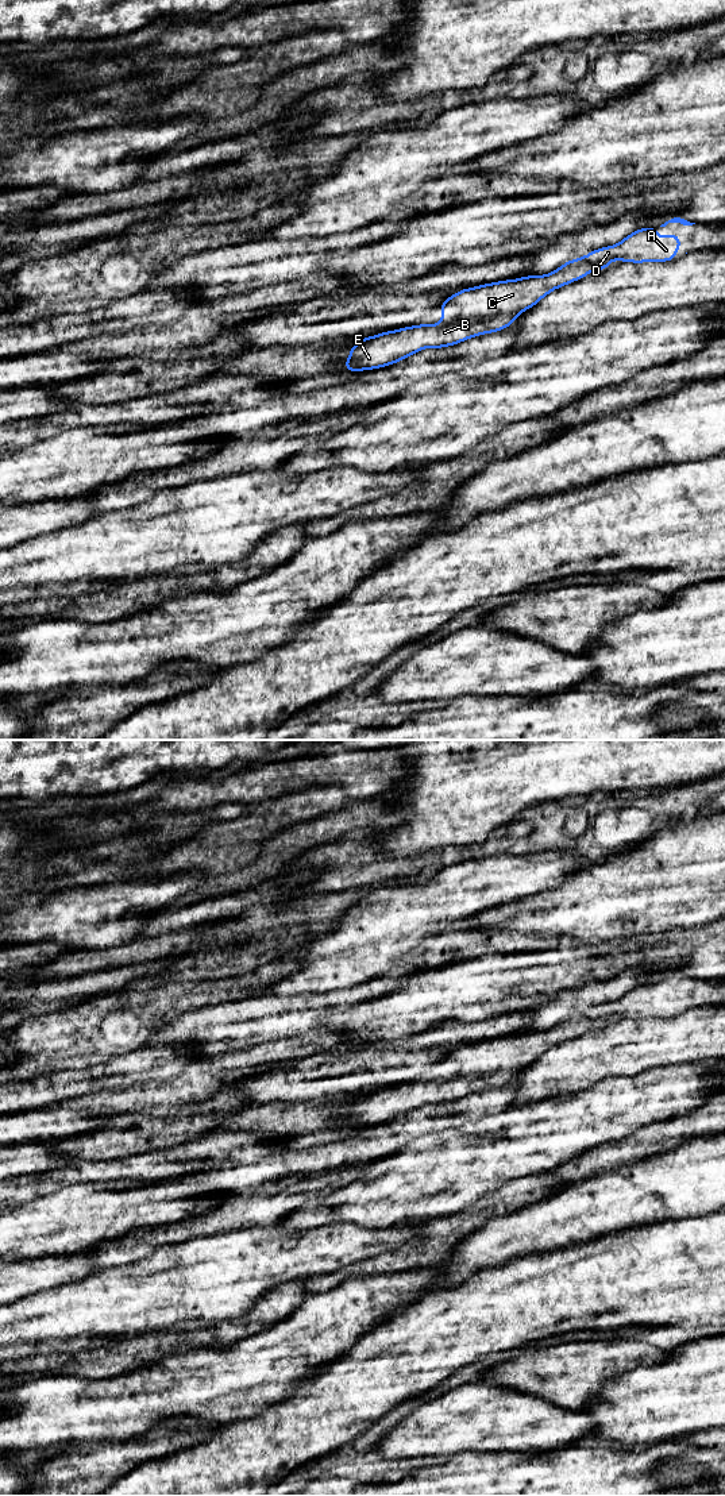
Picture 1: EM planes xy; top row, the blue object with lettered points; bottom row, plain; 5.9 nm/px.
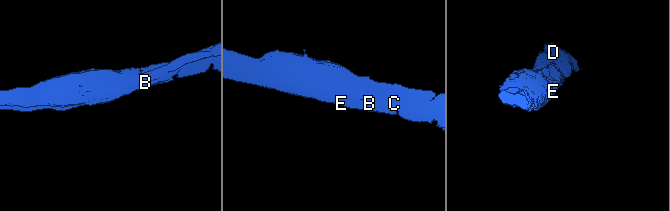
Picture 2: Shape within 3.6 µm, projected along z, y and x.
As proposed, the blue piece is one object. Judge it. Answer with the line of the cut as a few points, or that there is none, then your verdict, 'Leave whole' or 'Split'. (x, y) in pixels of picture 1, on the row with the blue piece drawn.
No split. Leave whole

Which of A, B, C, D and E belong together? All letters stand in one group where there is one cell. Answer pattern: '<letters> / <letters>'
A B C D E

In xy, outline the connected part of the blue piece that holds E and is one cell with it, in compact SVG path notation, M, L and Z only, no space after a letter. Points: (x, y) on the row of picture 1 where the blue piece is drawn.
M643 227L614 246L567 261L544 275L527 275L462 289L441 301L440 324L419 324L366 336L350 348L343 370L375 370L398 363L424 348L444 348L475 336L500 332L514 324L518 315L552 290L593 271L609 269L610 261L674 261L682 246L680 238L672 232L660 239L657 228Z

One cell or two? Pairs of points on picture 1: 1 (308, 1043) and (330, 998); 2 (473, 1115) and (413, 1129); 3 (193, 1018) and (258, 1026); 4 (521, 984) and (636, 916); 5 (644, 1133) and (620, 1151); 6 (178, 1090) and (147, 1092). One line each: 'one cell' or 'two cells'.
1: two cells
2: one cell
3: one cell
4: two cells
5: one cell
6: one cell

